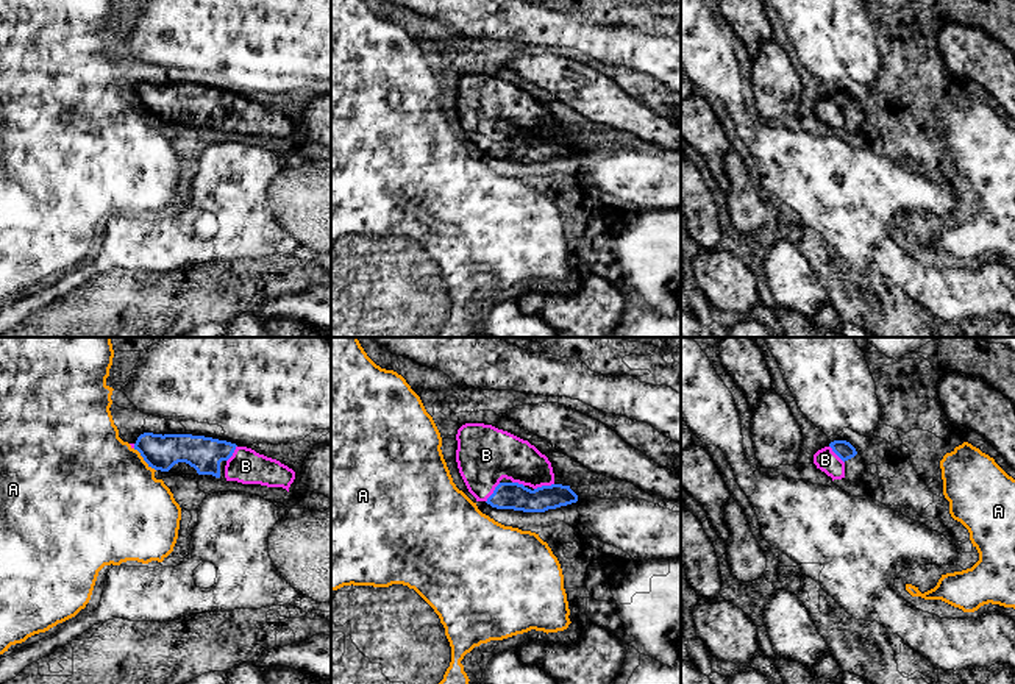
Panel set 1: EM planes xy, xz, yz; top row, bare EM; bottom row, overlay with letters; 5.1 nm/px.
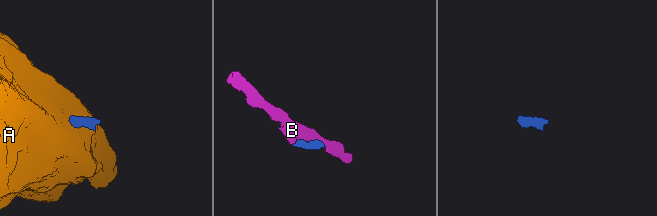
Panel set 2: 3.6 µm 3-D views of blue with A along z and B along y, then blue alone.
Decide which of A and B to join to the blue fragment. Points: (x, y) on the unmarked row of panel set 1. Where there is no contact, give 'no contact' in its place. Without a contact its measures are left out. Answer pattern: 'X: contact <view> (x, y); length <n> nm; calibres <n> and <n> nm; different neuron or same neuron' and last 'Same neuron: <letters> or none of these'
A: contact xy (144, 110); length 170 nm; calibres 180 and 500 nm; different neuron
B: contact xz (544, 136); length 110 nm; calibres 140 and 220 nm; same neuron
Same neuron: B

